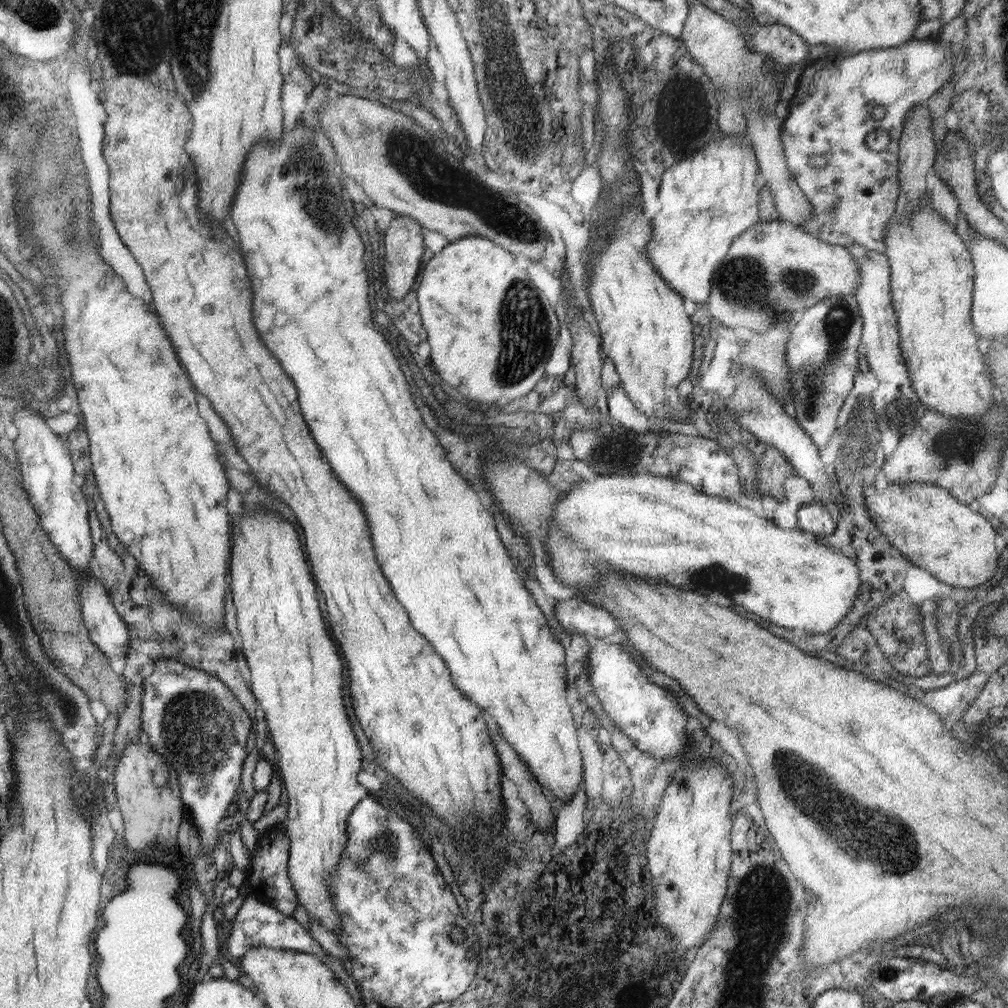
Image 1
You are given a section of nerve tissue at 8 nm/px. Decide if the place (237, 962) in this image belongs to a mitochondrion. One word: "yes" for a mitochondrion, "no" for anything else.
no

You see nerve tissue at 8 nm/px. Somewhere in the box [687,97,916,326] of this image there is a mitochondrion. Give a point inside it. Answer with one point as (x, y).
(743, 284)

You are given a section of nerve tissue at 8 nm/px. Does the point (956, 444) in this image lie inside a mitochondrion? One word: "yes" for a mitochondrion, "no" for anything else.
yes

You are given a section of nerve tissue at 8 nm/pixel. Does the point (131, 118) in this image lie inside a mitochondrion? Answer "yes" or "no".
no

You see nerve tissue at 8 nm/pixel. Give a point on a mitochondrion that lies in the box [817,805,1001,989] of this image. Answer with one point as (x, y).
(886, 974)

